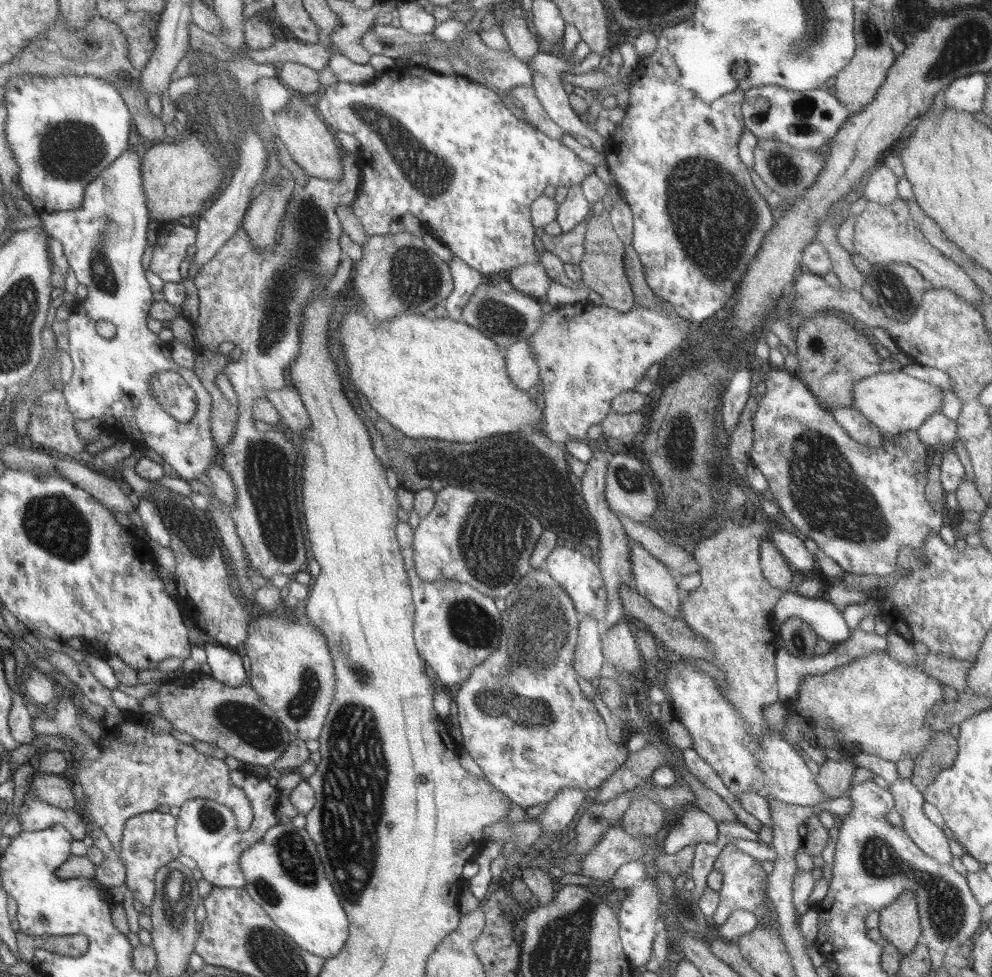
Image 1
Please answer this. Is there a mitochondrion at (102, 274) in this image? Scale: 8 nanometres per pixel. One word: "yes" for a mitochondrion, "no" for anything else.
yes

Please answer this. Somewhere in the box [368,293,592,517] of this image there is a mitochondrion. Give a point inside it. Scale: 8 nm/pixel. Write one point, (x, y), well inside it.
(523, 493)

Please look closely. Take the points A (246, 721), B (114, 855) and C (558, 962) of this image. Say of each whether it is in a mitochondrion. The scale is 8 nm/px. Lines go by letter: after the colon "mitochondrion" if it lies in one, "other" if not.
A: mitochondrion
B: other
C: mitochondrion

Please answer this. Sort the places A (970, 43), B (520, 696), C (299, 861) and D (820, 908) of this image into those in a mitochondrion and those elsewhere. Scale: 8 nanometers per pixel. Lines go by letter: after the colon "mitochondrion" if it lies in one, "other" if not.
A: mitochondrion
B: mitochondrion
C: mitochondrion
D: other

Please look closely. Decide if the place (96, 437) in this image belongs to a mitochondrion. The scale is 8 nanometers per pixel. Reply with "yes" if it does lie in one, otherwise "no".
no

